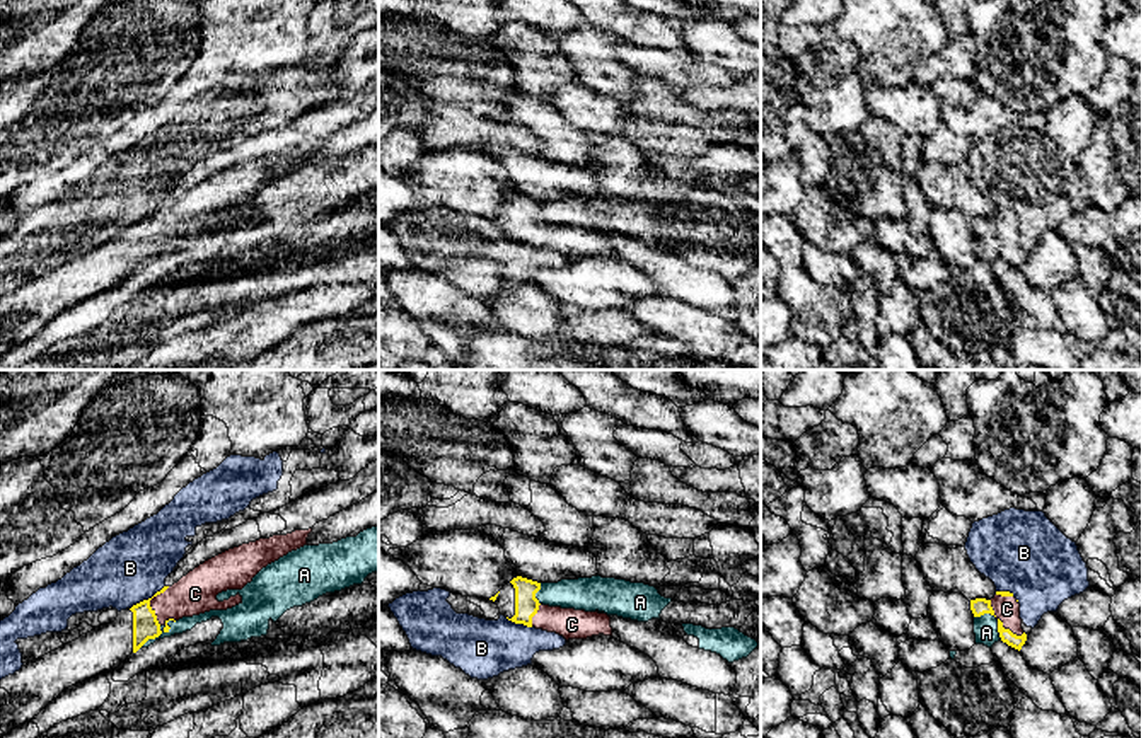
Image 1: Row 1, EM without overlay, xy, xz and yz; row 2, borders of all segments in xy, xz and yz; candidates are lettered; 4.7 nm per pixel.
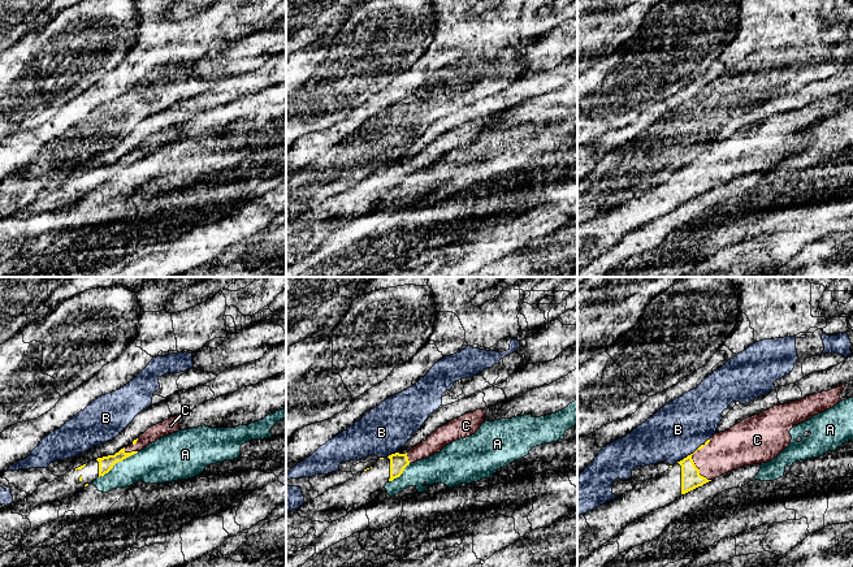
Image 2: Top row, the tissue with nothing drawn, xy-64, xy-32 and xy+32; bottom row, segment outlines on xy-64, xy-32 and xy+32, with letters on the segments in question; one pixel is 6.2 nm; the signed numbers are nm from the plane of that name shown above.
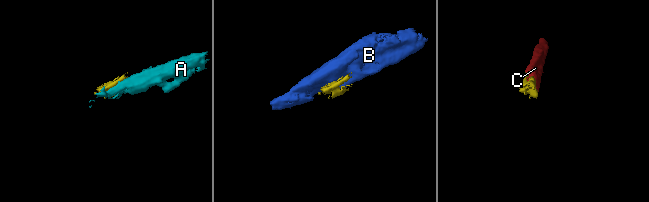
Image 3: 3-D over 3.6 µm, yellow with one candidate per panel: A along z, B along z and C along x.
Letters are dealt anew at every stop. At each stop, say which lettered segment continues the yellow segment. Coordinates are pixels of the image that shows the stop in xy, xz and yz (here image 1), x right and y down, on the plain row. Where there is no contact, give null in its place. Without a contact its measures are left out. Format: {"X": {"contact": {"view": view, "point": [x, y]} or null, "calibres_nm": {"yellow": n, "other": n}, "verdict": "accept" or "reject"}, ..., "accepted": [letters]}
{"A": {"contact": {"view": "xy", "point": [159, 253]}, "calibres_nm": {"yellow": 130, "other": 70}, "verdict": "reject"}, "B": {"contact": {"view": "xy", "point": [149, 217]}, "calibres_nm": {"yellow": 130, "other": 320}, "verdict": "reject"}, "C": {"contact": {"view": "yz", "point": [1001, 241]}, "calibres_nm": {"yellow": 70, "other": 120}, "verdict": "accept"}, "accepted": ["C"]}

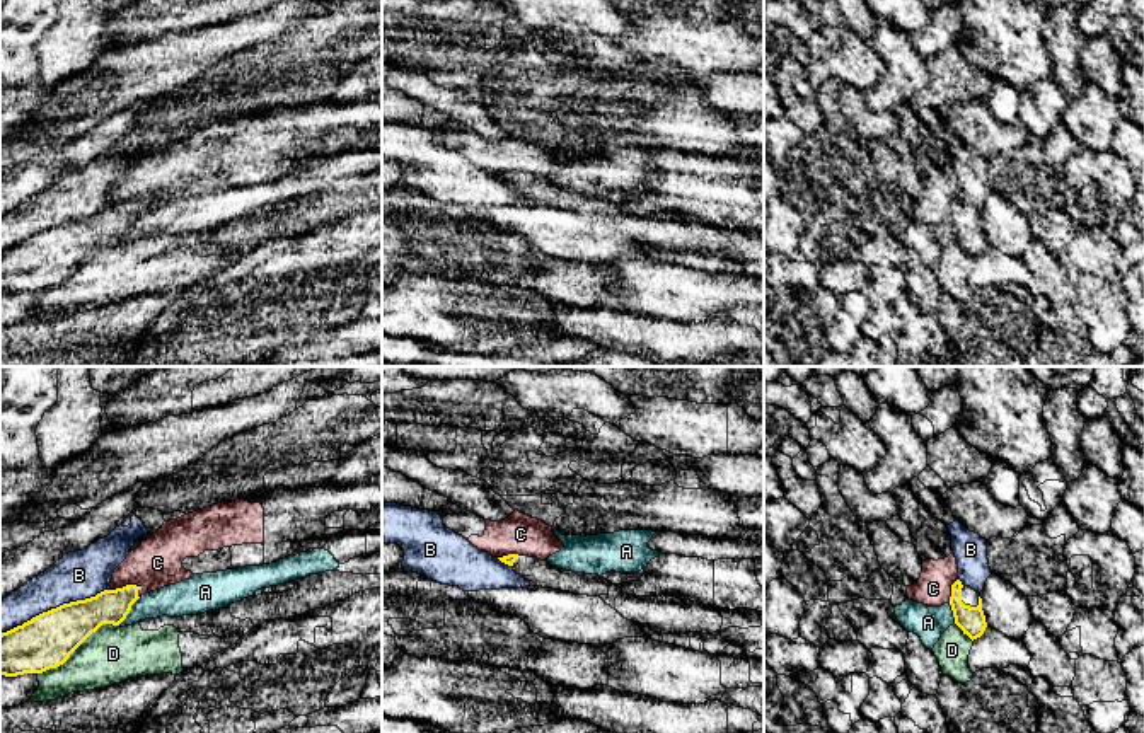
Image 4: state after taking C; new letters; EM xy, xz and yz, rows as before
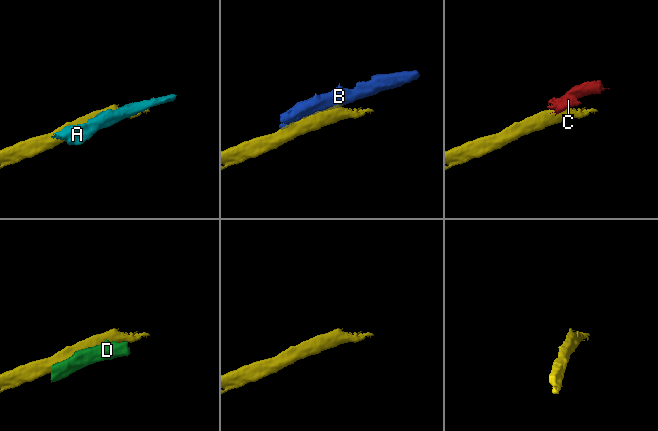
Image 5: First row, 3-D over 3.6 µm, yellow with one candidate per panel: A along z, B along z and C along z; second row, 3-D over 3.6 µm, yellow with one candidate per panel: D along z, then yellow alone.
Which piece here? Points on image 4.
{"A": {"contact": {"view": "xy", "point": [130, 227]}, "calibres_nm": {"yellow": 180, "other": 160}, "verdict": "reject"}, "B": {"contact": {"view": "xy", "point": [52, 227]}, "calibres_nm": {"yellow": 260, "other": 220}, "verdict": "reject"}, "C": {"contact": {"view": "xy", "point": [123, 205]}, "calibres_nm": {"yellow": 170, "other": 240}, "verdict": "reject"}, "D": {"contact": {"view": "xy", "point": [77, 265]}, "calibres_nm": {"yellow": 260, "other": 260}, "verdict": "reject"}, "accepted": []}

